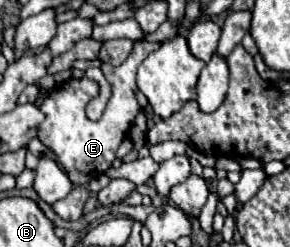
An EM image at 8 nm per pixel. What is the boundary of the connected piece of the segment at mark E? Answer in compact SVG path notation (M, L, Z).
M139 42L121 66L117 68L111 64L101 66L105 78L113 86L113 96L109 98L109 108L105 108L103 116L97 122L91 122L85 114L89 100L99 94L99 88L93 80L67 80L55 90L51 90L49 96L43 100L41 112L45 114L45 120L39 126L39 140L57 156L59 164L63 166L63 172L73 182L71 192L63 200L51 204L55 214L61 216L63 220L79 220L83 216L83 206L91 196L91 192L87 190L87 182L105 174L111 168L119 144L125 140L135 116L141 112L141 106L135 100L137 68L145 60L145 56L155 52L157 48L159 42Z

